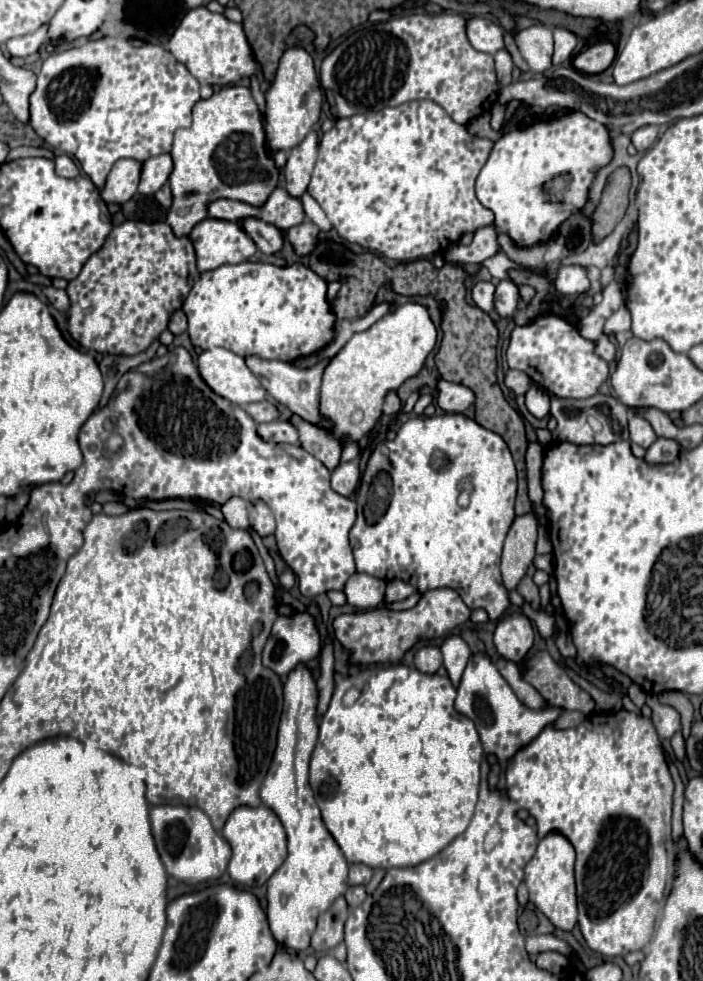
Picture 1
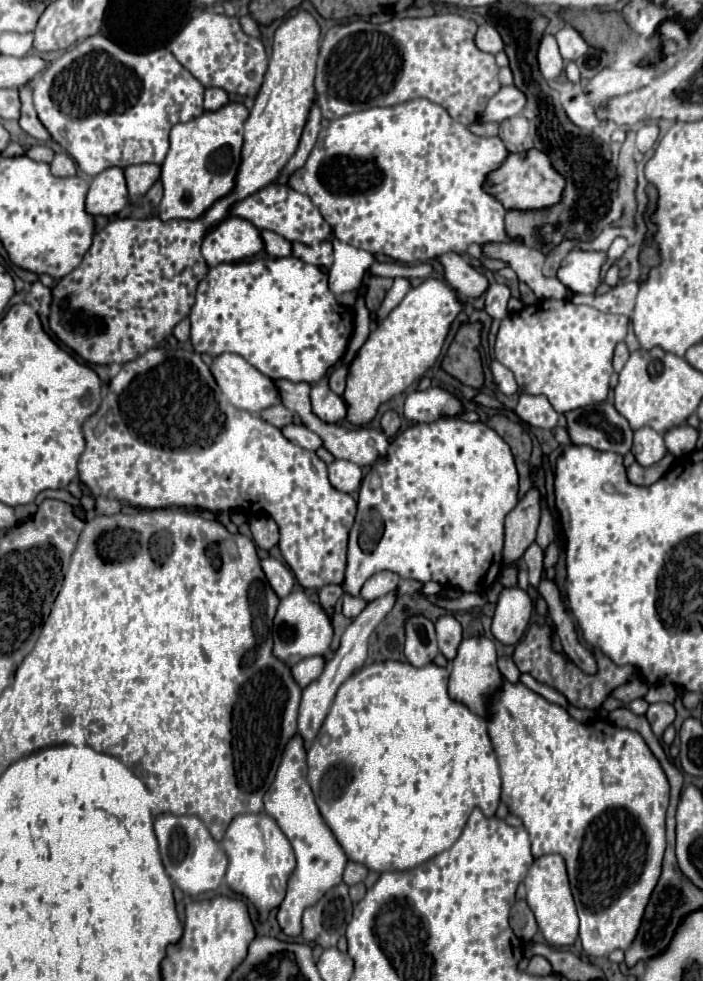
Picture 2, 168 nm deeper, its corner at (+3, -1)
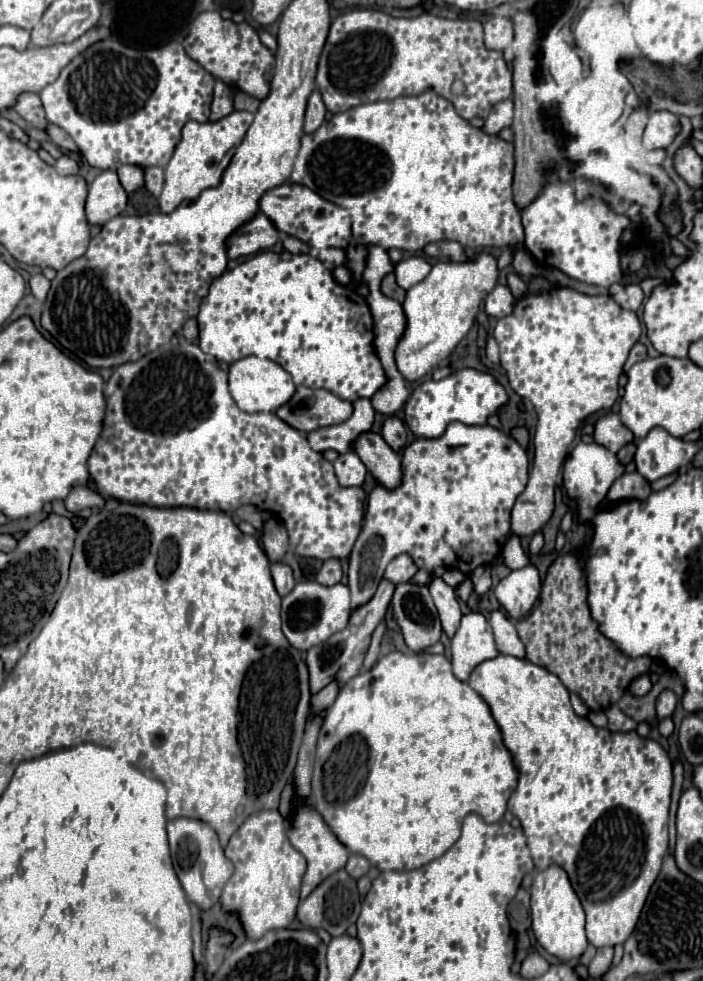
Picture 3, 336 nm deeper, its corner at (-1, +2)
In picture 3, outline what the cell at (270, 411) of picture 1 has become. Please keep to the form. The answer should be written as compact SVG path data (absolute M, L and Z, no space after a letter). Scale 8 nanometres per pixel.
M299 386L295 398L281 406L275 414L301 432L313 432L323 426L333 426L345 422L353 412L353 404L339 400L329 390L313 390Z

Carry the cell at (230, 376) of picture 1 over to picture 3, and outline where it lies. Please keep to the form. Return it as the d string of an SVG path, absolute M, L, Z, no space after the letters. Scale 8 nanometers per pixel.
M247 356L229 366L229 390L237 406L245 412L275 412L279 406L291 400L295 394L295 384L291 380L291 374L287 374L287 370L283 370L279 364Z

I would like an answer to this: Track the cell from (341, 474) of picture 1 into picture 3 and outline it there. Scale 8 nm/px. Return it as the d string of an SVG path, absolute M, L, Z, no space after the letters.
M355 452L341 454L333 462L333 466L335 466L335 474L337 474L337 480L341 486L361 486L363 484L367 468Z

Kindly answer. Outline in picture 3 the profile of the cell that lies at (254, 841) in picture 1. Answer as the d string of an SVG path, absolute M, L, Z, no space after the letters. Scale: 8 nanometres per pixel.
M261 810L247 818L231 836L225 854L233 862L235 872L221 894L223 912L237 916L249 940L261 938L275 928L287 928L295 920L307 862L303 854L291 846L285 818L279 810Z

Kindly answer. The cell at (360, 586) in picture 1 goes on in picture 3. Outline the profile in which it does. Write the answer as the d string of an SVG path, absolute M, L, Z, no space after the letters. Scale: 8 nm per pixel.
M399 554L399 556L395 556L391 562L389 562L389 566L387 566L387 570L385 570L385 578L387 580L391 580L393 584L401 584L401 582L409 582L415 574L417 574L417 566L415 566L415 562L413 562L413 558L409 556L409 554Z

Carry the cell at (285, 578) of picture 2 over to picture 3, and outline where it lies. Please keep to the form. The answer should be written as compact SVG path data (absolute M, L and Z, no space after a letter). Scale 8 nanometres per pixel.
M277 562L277 564L271 564L271 574L273 574L273 580L275 580L275 588L281 596L287 596L293 586L295 586L295 578L293 578L293 572L289 566Z

